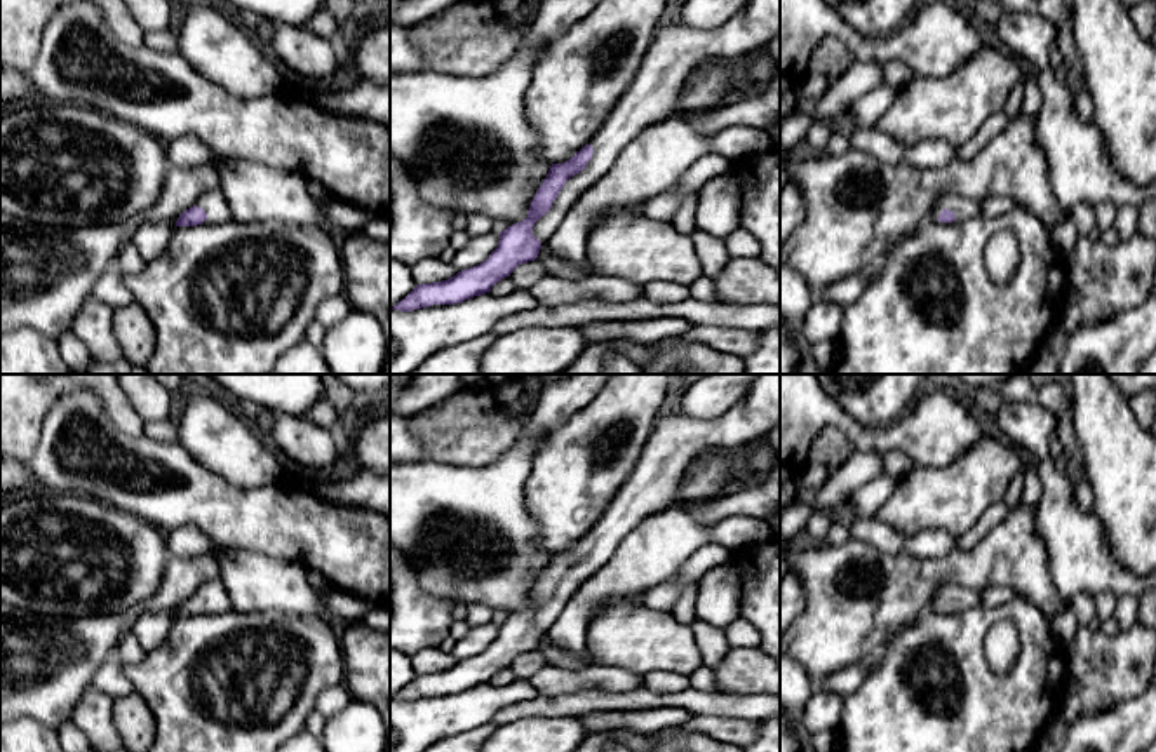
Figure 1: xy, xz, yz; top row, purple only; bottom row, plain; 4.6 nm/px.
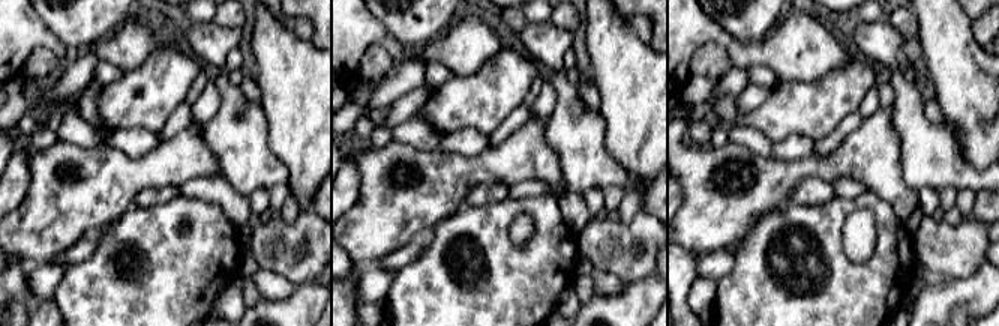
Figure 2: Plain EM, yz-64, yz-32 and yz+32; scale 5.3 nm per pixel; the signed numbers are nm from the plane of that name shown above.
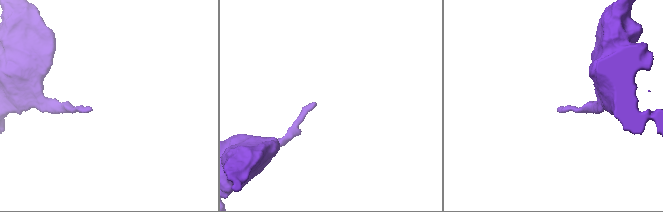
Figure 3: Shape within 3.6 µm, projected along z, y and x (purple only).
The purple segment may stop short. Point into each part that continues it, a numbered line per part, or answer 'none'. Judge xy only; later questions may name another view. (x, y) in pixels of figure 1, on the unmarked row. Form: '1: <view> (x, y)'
1: xy (215, 594)

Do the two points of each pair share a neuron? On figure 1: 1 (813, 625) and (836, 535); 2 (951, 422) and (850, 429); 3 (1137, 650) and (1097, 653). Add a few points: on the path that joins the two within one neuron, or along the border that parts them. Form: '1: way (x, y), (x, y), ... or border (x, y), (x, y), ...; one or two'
1: border (850, 537), (840, 545), (826, 543); two
2: way (927, 434), (874, 437); one
3: way (1127, 653), (1108, 653); one

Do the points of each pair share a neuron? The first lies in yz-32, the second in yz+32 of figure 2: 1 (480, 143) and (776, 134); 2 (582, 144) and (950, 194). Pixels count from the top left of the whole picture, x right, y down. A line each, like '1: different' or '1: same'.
1: different
2: different

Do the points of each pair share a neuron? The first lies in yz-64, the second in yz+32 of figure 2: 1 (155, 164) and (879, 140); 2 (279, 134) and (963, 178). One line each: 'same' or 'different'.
1: same
2: different

